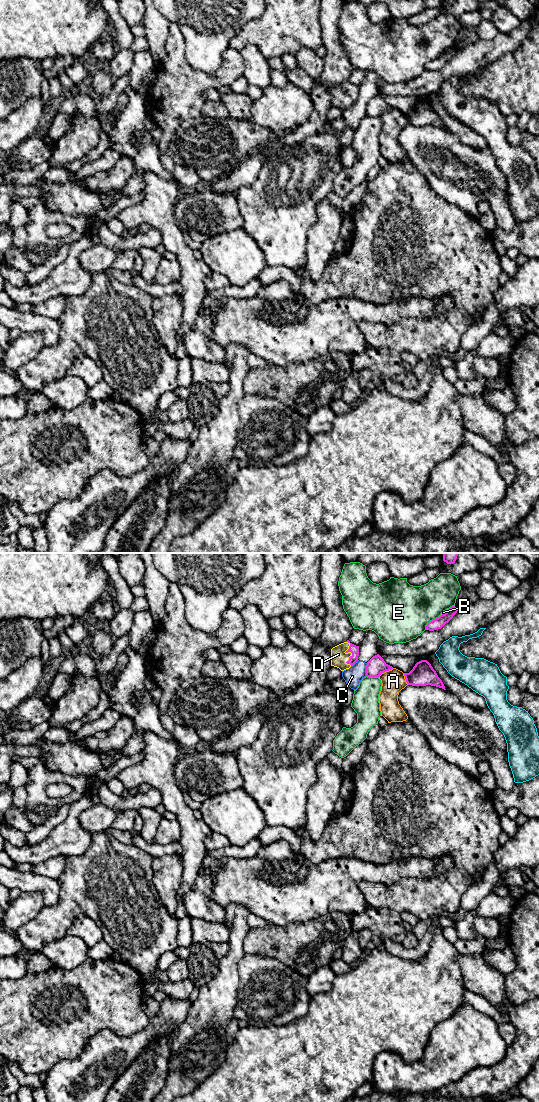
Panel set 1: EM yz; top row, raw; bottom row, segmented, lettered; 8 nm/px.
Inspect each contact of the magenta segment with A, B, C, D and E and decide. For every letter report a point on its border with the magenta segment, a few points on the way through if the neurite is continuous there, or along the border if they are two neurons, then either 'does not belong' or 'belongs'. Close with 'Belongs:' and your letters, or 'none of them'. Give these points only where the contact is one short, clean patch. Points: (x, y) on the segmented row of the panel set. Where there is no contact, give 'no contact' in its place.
A: contact yz (385, 671); does not belong
B: contact yz (445, 613); does not belong
C: contact yz (366, 669); border yz (368, 662), (365, 668), (365, 675); does not belong
D: contact yz (352, 654); way yz (354, 649), (352, 654), (346, 654), (339, 658); belongs
E: contact yz (432, 620); does not belong
Belongs: D

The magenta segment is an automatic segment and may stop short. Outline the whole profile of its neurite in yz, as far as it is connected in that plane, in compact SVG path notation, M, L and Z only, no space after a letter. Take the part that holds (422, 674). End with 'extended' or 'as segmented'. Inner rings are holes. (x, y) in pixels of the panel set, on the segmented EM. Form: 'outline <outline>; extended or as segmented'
outline M427 660L417 662L409 673L404 673L404 676L408 685L431 685L446 690L442 680Z; as segmented

